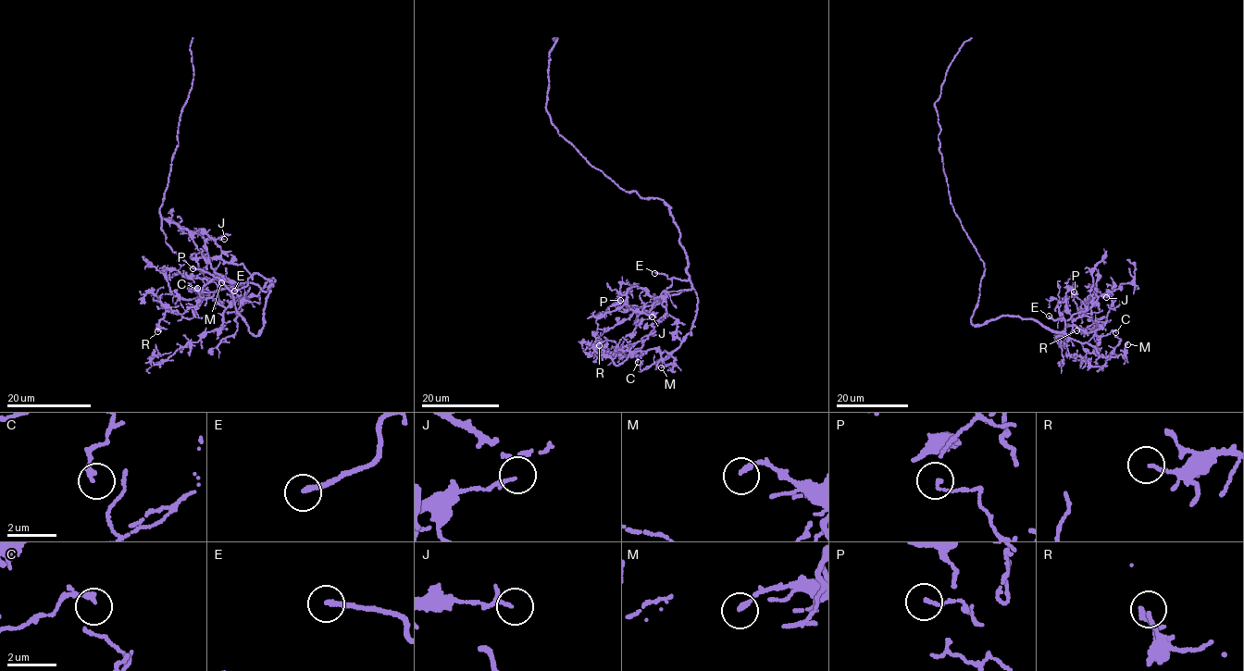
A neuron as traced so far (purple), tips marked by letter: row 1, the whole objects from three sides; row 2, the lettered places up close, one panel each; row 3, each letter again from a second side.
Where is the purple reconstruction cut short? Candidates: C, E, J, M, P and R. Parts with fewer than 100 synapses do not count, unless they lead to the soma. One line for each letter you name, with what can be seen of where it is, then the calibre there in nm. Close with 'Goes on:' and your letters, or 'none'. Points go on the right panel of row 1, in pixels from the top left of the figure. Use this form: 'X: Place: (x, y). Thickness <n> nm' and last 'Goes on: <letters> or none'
E: Place: (1049, 316). Thickness 200 nm
Goes on: E

